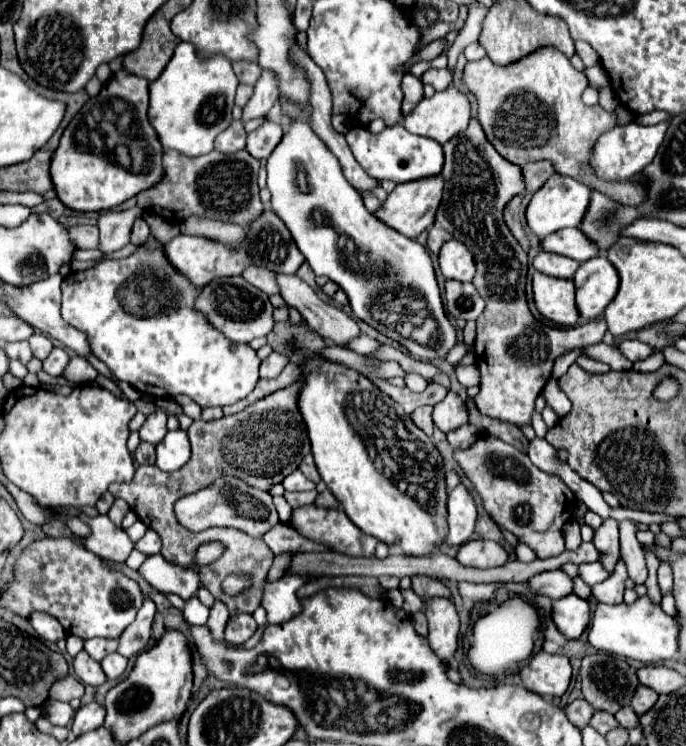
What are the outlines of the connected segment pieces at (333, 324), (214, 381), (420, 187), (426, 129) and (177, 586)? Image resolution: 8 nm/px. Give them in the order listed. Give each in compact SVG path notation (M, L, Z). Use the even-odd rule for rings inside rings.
M278 274L280 294L290 308L296 308L306 320L308 330L324 338L332 338L336 344L346 344L360 334L358 324L342 310L326 304L316 292L298 276Z
M144 244L138 250L120 260L104 260L98 266L92 266L82 272L72 272L62 282L62 318L66 324L78 328L88 336L88 344L92 354L102 360L114 378L130 382L142 396L146 398L174 398L178 394L190 396L198 406L226 406L246 398L256 382L258 382L258 356L248 344L236 344L228 340L222 332L216 332L208 320L204 320L202 312L196 312L196 296L200 296L200 288L196 288L186 276L180 276L176 268L168 264L164 256L164 248L150 250ZM134 276L154 278L154 288L138 288L134 284ZM134 292L140 306L134 308Z
M432 176L426 180L414 180L408 184L398 184L388 198L380 204L380 208L374 212L376 218L380 218L384 224L394 228L406 238L418 238L418 234L434 224L434 214L442 200L442 176Z
M450 86L444 92L436 92L432 98L420 100L420 104L416 104L416 110L402 118L402 124L412 134L426 136L438 144L444 144L468 128L468 120L468 98Z
M160 554L148 556L140 566L140 574L160 592L178 594L184 600L190 600L198 592L198 574L194 570L178 568L172 562L166 562Z

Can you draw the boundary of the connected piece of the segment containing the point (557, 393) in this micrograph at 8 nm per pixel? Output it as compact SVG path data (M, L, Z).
M554 378L548 380L548 384L546 384L546 388L544 388L544 394L546 394L546 404L550 404L560 418L566 416L566 414L572 410L572 402L570 402L570 400L566 398L566 394L558 388L558 382L556 382Z

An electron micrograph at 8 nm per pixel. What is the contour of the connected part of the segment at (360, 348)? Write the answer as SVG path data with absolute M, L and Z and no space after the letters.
M360 334L360 340L352 340L352 344L348 344L346 348L348 350L354 350L358 354L374 354L378 350L378 346L380 346L378 340L370 338L366 334Z

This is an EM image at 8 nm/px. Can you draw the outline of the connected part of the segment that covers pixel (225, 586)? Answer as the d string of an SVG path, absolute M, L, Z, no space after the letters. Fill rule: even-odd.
M232 574L232 576L226 576L226 580L222 582L222 592L228 596L238 596L250 586L252 586L252 580L246 574Z

